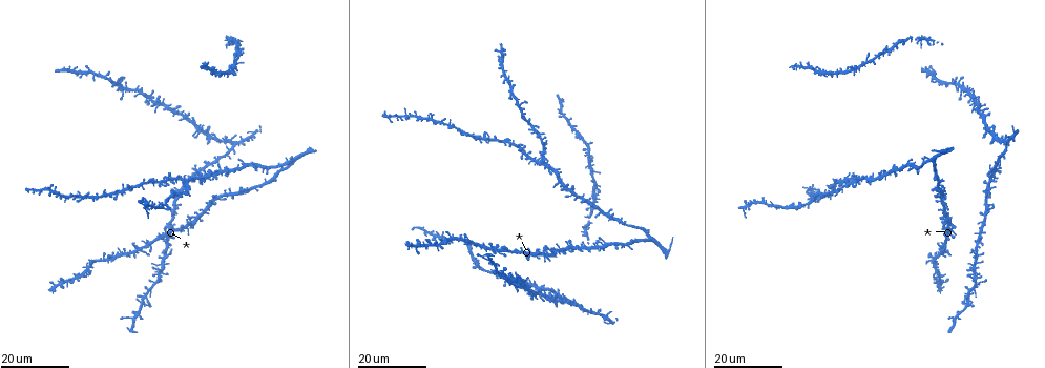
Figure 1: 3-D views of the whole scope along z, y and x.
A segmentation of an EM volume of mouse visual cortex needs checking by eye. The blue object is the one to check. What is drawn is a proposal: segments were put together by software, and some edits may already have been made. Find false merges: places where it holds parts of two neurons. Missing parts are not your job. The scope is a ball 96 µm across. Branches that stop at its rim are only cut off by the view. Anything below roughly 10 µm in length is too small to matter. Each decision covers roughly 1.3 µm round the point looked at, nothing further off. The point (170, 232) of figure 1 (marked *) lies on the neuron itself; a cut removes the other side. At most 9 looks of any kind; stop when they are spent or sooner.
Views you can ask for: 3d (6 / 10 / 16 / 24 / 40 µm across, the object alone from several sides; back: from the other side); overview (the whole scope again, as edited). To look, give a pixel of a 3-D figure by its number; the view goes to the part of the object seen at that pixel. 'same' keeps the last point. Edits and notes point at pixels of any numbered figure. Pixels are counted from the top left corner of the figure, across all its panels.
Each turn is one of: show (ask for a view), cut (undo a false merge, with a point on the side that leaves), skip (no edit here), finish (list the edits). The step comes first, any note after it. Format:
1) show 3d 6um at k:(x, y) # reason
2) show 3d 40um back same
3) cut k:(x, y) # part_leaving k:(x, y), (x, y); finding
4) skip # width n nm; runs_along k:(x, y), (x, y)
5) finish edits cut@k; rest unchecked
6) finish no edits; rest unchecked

show 3d 16um at 1:(163, 263)

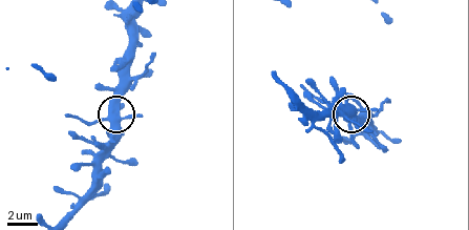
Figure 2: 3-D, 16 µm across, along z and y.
show 3d 6um at 2:(118, 122) # closer look

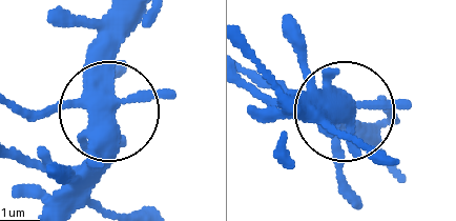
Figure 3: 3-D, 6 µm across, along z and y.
show 3d 6um back at 3:(110, 113)

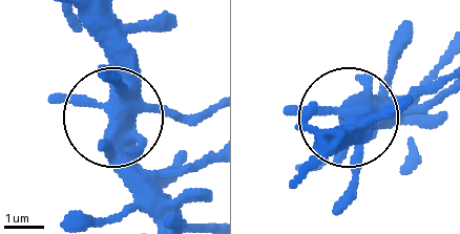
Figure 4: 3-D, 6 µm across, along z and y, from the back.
skip # all the same neuron

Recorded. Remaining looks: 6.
show 3d 16um at 1:(222, 170)

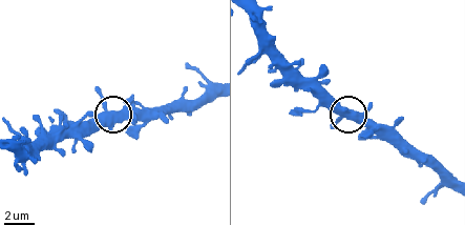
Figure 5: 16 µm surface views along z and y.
show 3d 6um at 5:(338, 118)

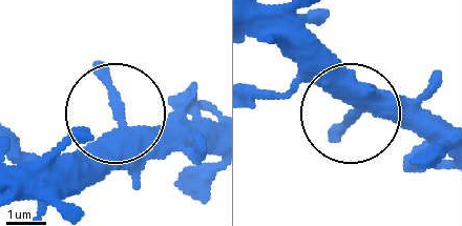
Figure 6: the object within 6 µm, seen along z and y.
skip # all the same neuron

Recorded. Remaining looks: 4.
show 3d 24um at 1:(931, 157) # four arms meet

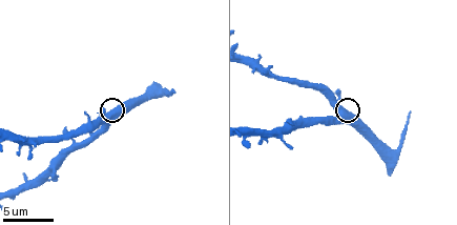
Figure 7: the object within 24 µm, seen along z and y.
show 3d 6um at 7:(341, 107)

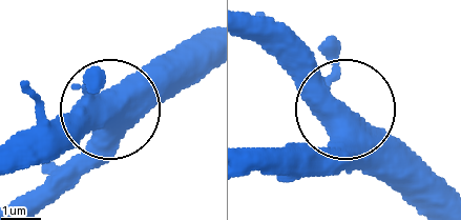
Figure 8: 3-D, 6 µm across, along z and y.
skip # runs_along 8:(260, 171), (300, 167), (343, 117), (427, 198); continuous, no second neuron

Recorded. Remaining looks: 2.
show 3d 24um at 1:(174, 109) # small branch off a trunk

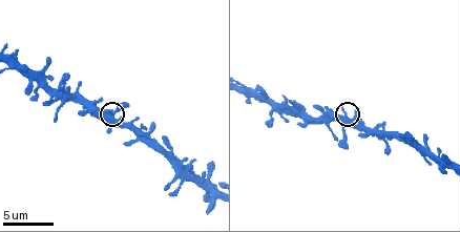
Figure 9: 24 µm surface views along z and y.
show 3d 6um at 9:(115, 112)

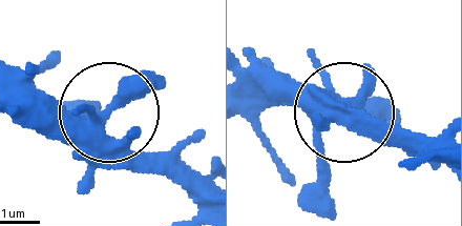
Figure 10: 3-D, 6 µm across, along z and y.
skip # side_arm 39 um; all the same neuron

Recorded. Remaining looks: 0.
finish no edits; rest unchecked

